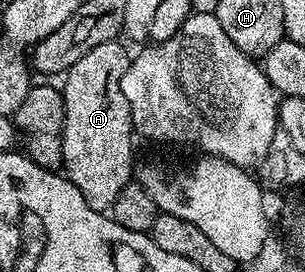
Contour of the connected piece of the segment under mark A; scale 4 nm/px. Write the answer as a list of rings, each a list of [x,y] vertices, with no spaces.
[[[115,40],[108,44],[96,44],[92,52],[86,53],[83,58],[76,60],[76,64],[72,64],[72,68],[64,75],[66,83],[61,83],[60,86],[64,100],[62,165],[65,177],[69,178],[70,183],[76,188],[80,188],[84,200],[91,208],[103,212],[111,209],[117,196],[120,195],[120,190],[132,182],[132,175],[136,170],[136,165],[134,166],[135,135],[132,133],[130,124],[130,109],[128,100],[124,100],[124,92],[120,88],[120,80],[124,80],[124,72],[128,72],[132,54],[120,43],[121,41]]]

